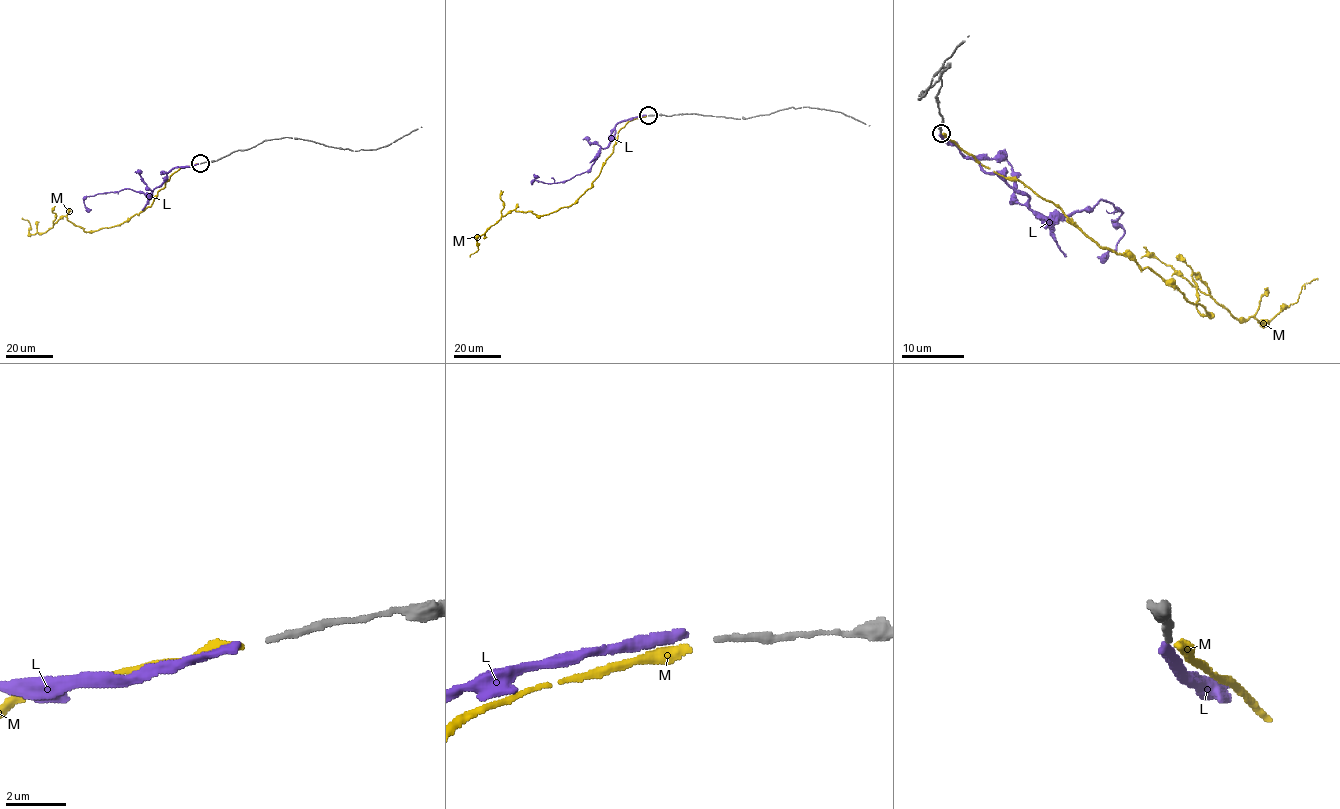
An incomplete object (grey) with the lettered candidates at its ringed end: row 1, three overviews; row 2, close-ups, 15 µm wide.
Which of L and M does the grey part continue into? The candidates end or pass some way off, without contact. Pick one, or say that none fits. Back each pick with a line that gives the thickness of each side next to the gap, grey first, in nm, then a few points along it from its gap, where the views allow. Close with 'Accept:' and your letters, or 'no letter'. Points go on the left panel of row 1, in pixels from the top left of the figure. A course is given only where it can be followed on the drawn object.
M: 200 nm thick on the grey side, 320 nm on the other; it runs (198, 163), (182, 166), (150, 206), (120, 224), (85, 232), (62, 216), (45, 232), (29, 234), (22, 218)
Accept: M

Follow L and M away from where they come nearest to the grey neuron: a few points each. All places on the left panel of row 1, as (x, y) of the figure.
L: (198, 163), (172, 169), (166, 179), (149, 195), (123, 189), (86, 196), (83, 200), (85, 210)
M: (198, 163), (182, 166), (150, 206), (120, 224), (85, 232), (62, 216), (45, 232), (29, 234), (22, 218)

